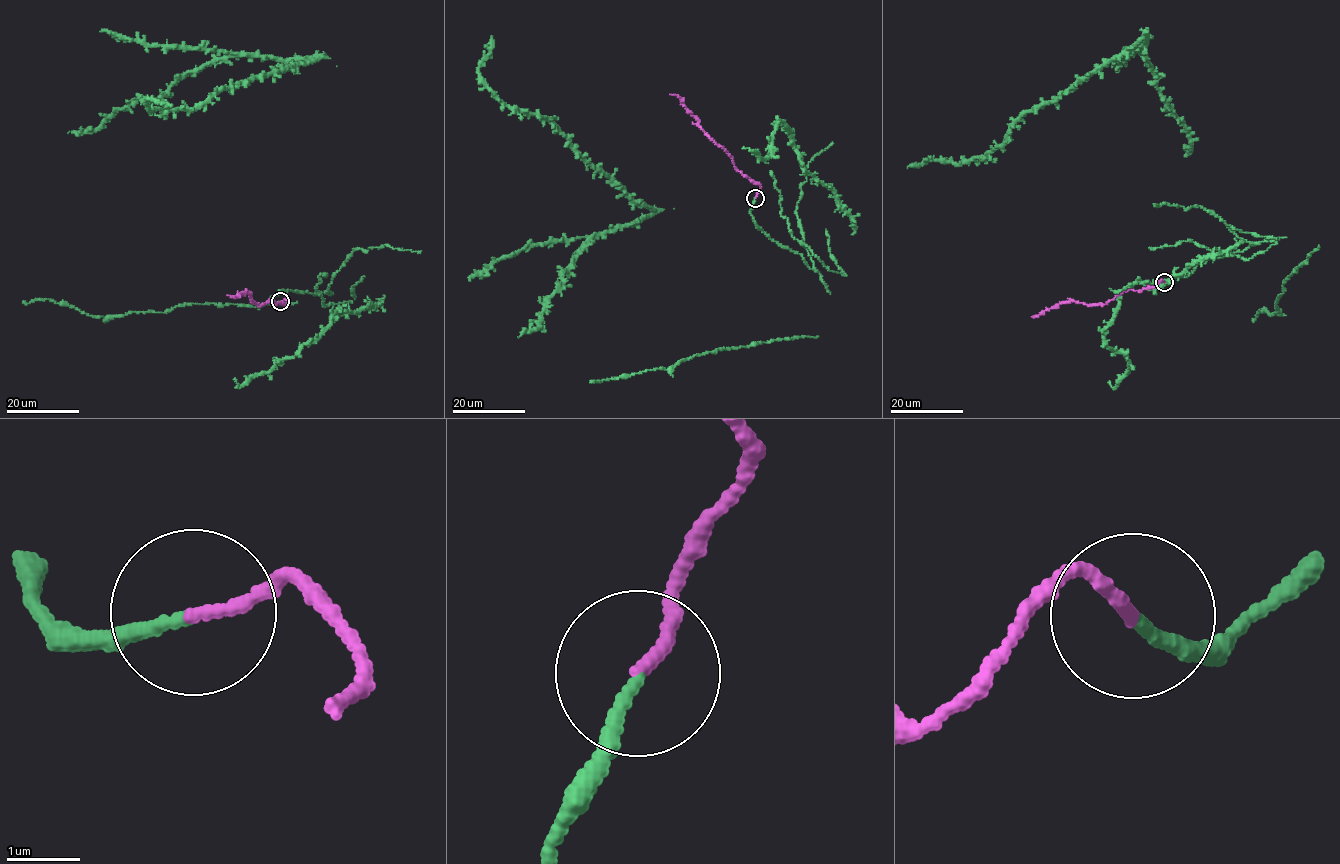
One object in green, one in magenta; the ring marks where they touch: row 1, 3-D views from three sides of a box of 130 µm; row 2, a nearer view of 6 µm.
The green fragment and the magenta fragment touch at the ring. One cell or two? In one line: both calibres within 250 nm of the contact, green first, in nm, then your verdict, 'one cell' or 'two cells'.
160/160 nm | one cell

